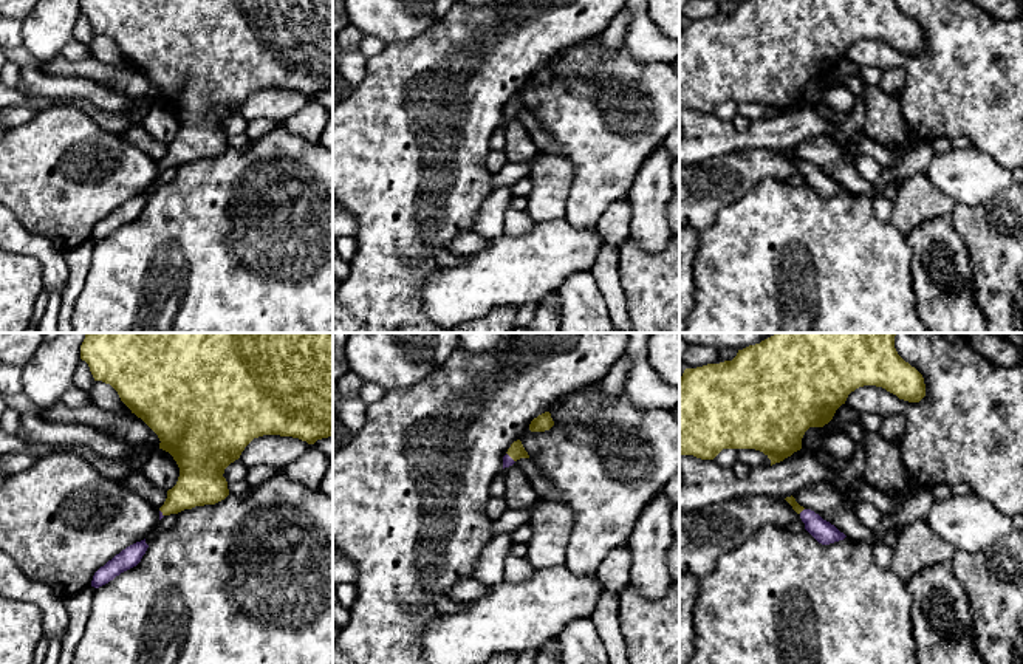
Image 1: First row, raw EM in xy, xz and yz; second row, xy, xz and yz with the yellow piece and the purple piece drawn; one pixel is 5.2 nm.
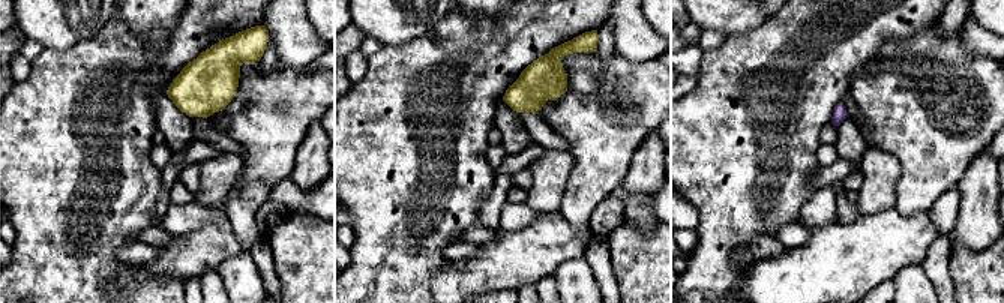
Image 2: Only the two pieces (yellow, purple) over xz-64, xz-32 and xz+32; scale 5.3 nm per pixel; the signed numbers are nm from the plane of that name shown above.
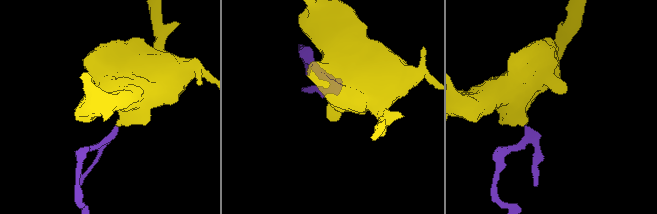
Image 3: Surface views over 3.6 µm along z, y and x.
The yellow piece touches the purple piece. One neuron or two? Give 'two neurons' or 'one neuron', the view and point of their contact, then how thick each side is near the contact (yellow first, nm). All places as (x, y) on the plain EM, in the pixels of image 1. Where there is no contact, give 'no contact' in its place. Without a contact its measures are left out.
one neuron; contact yz (800, 164); calibres 50 and 120 nm

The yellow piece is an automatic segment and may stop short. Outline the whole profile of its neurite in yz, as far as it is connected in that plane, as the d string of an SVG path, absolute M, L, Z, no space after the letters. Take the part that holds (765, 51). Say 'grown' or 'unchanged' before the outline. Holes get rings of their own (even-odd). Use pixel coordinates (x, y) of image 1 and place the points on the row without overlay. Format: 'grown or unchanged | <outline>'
unchanged | M746 0L738 3L732 14L720 17L707 17L696 22L686 22L679 31L679 108L693 108L701 113L713 113L723 102L755 102L763 105L771 119L791 110L802 102L802 91L809 80L823 80L828 77L836 63L845 57L848 48L859 40L876 39L896 48L908 56L919 56L925 50L925 37L922 28L905 15L895 0Z

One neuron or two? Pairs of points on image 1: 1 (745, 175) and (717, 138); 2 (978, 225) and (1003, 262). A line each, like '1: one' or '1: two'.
1: two
2: one

